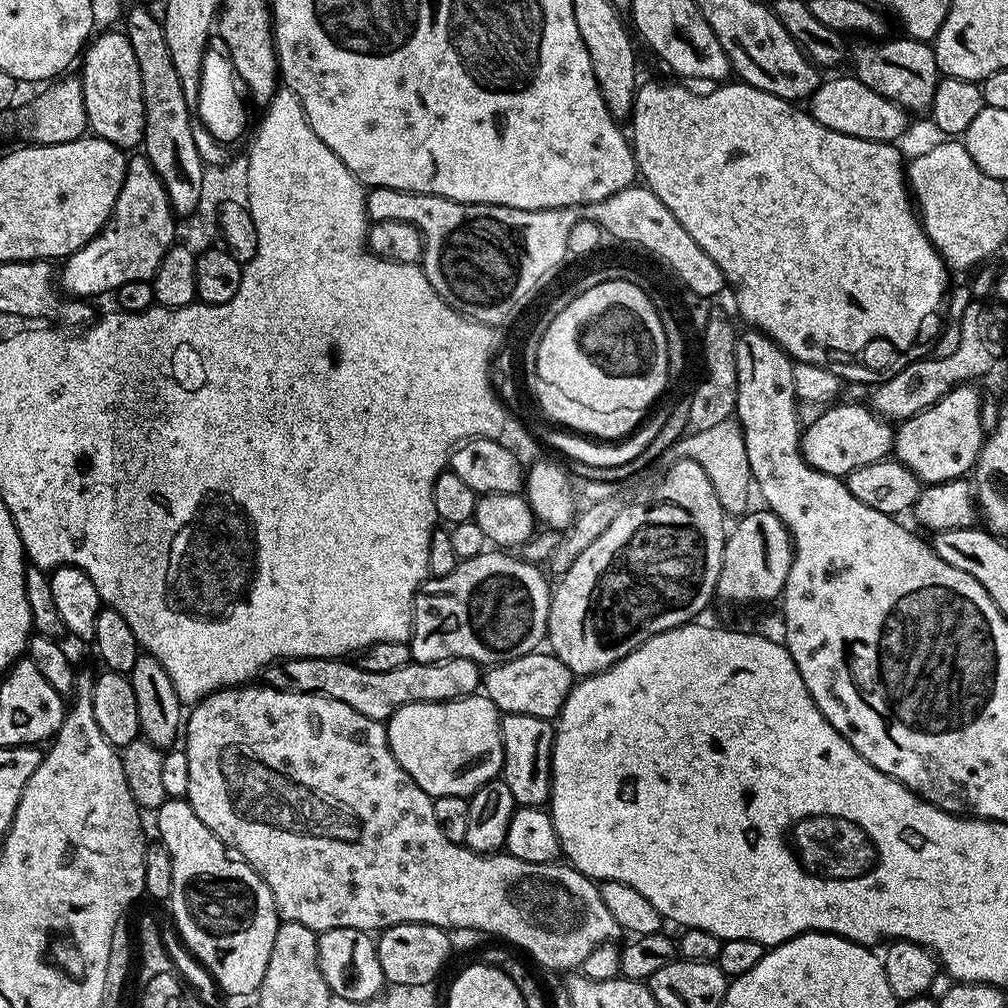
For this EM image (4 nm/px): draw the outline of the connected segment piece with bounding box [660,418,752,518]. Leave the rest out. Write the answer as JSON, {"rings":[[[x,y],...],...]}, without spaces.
{"rings":[[[734,418],[718,422],[707,430],[692,432],[682,436],[666,452],[664,452],[661,463],[666,466],[674,464],[677,460],[689,459],[698,462],[706,476],[710,478],[718,494],[719,504],[725,515],[733,518],[741,517],[749,511],[749,490],[752,490],[751,472],[749,470],[749,459],[745,454],[744,434],[740,423]]]}

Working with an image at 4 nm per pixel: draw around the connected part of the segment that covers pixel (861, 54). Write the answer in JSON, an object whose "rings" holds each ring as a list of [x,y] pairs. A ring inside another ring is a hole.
{"rings":[[[903,38],[904,40],[881,39],[876,44],[860,44],[851,49],[850,64],[854,67],[855,76],[870,90],[890,98],[909,113],[927,113],[934,102],[934,90],[940,85],[942,73],[936,61],[936,49],[931,43],[923,40]]]}

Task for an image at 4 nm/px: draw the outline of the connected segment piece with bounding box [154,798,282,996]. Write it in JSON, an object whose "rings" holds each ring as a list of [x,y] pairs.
{"rings":[[[169,798],[164,805],[155,809],[156,828],[160,831],[159,843],[170,854],[174,866],[174,886],[172,887],[172,916],[174,927],[183,944],[197,960],[207,968],[209,974],[225,993],[232,996],[248,996],[259,993],[260,983],[266,974],[266,962],[270,962],[270,949],[274,946],[274,934],[278,934],[281,924],[276,903],[270,894],[270,886],[252,867],[239,856],[233,854],[228,845],[223,844],[194,814],[187,799]]]}

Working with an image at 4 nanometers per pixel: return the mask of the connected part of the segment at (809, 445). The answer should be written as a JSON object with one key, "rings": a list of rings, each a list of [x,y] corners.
{"rings":[[[838,403],[825,407],[821,417],[803,429],[800,453],[804,461],[819,472],[847,478],[858,466],[870,466],[870,462],[885,459],[893,451],[894,428],[863,403]]]}

